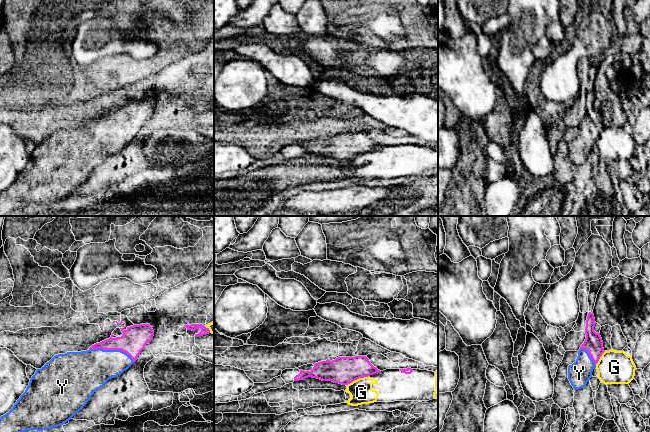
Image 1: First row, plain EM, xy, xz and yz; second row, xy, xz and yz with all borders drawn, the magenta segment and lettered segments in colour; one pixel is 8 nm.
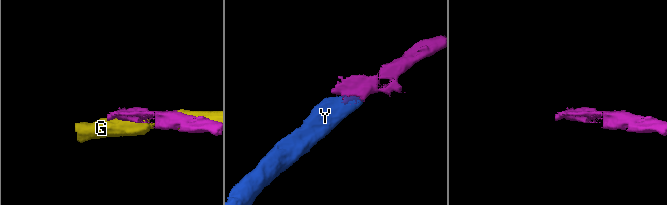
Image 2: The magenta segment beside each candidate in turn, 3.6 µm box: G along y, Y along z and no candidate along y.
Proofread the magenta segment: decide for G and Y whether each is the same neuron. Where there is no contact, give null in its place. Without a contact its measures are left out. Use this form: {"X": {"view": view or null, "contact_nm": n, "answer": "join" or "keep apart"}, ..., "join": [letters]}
{"G": {"view": "xz", "contact_nm": 190, "answer": "keep apart"}, "Y": {"view": "xy", "contact_nm": 380, "answer": "join"}, "join": ["Y"]}

